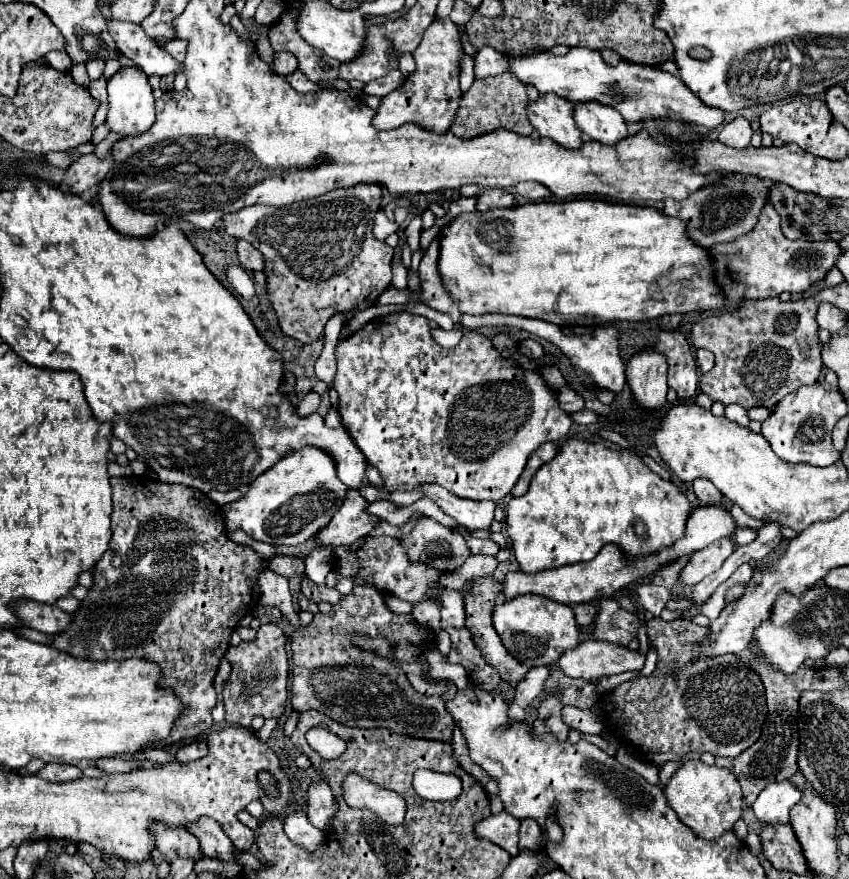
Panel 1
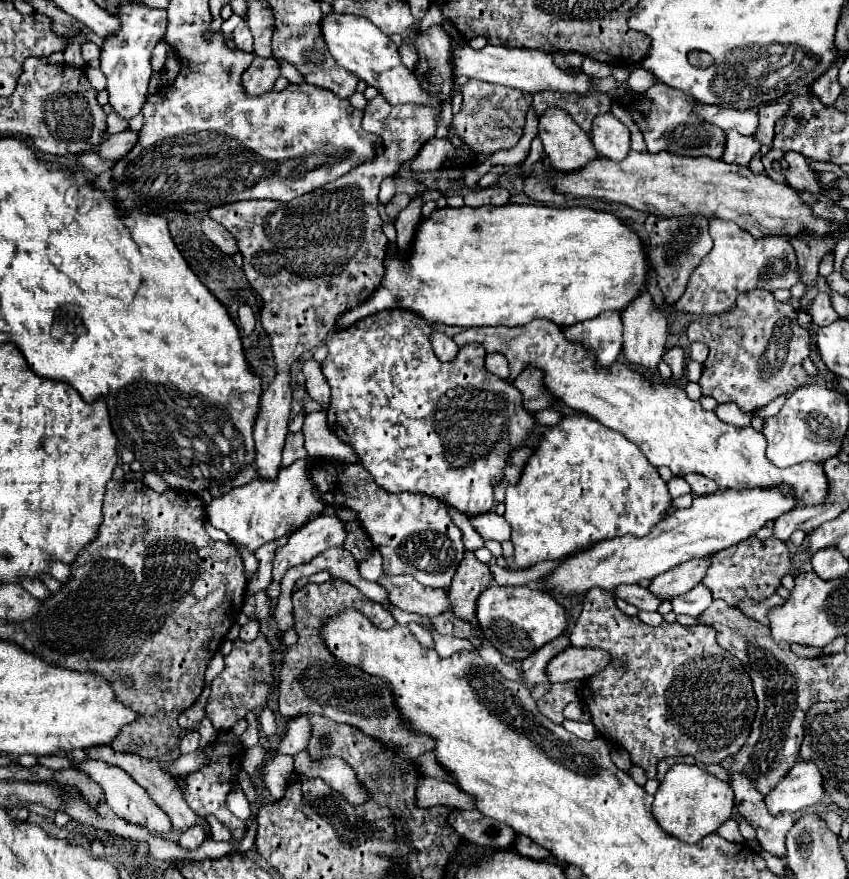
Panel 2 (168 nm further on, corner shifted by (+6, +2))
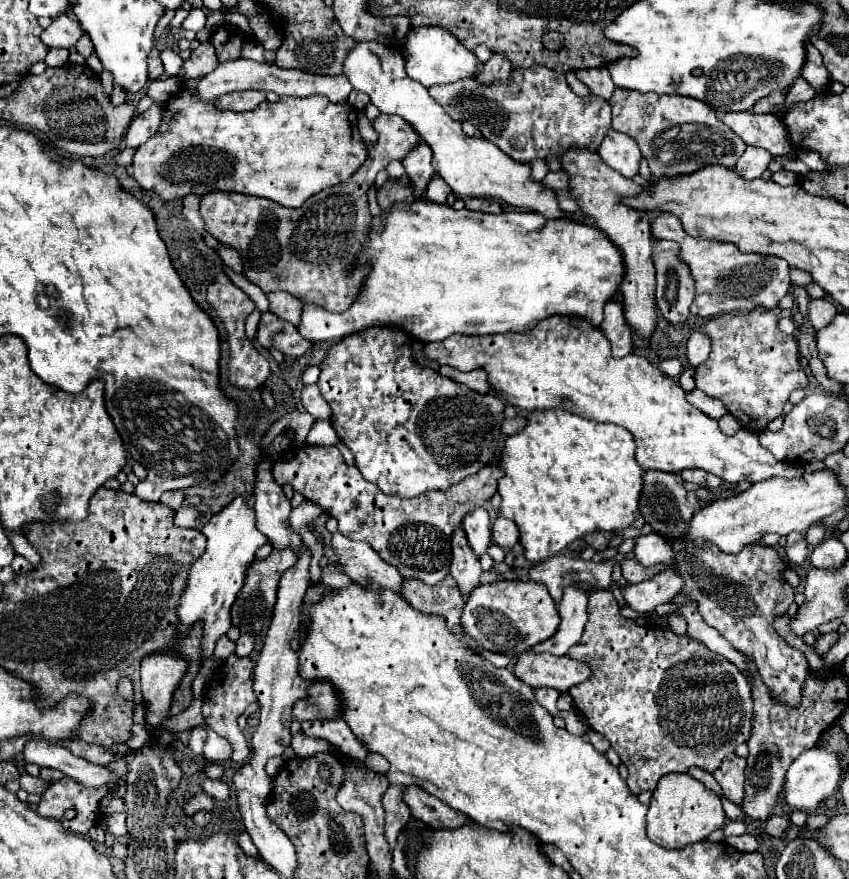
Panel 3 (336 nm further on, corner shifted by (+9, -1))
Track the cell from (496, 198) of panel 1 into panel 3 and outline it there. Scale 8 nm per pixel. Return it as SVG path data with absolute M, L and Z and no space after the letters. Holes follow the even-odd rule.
M470 197L470 199L464 199L466 203L466 209L470 211L482 211L482 213L500 213L502 207L496 199L488 199L488 197Z

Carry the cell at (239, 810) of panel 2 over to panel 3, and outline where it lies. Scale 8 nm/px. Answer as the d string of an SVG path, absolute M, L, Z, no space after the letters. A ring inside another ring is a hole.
M204 779L204 781L200 783L200 787L202 787L204 793L212 795L212 797L218 799L218 801L228 799L228 793L230 793L230 789L228 789L228 785L226 785L224 781L214 781L214 779Z

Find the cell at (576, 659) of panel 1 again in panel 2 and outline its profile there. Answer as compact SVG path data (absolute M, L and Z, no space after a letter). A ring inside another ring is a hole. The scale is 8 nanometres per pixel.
M567 646L559 656L547 664L547 676L551 682L569 682L583 680L593 674L599 674L611 664L611 654L603 648L577 648Z

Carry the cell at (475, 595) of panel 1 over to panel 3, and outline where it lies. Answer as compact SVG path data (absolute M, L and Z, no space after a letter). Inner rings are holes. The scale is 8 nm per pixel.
M458 527L452 533L452 565L450 565L450 575L456 579L460 585L460 591L464 597L480 585L480 561L478 557L468 549L468 539L464 537L464 529Z

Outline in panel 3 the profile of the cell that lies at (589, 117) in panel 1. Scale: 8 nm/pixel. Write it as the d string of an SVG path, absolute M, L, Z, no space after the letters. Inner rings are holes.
M608 131L608 137L602 141L598 155L620 175L632 179L638 175L638 165L642 159L642 153L636 145L636 141L632 141L632 137L616 133L616 131Z

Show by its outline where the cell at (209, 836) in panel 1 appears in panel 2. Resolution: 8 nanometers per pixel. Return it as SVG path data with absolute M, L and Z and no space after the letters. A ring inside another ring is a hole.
M95 746L95 748L87 750L87 754L89 754L91 758L95 758L95 760L103 760L103 762L107 762L107 764L115 764L115 766L123 768L125 772L129 772L129 774L149 792L149 796L157 802L157 806L167 812L167 816L171 818L171 824L173 824L175 830L185 832L185 830L189 830L189 828L193 828L193 826L201 826L207 836L211 834L209 822L191 812L191 808L189 808L187 802L183 800L181 790L177 788L175 780L173 780L169 774L165 774L165 772L155 764L155 760L143 760L143 758L139 758L139 756L135 756L135 754L119 754L119 752L115 752L111 746Z

